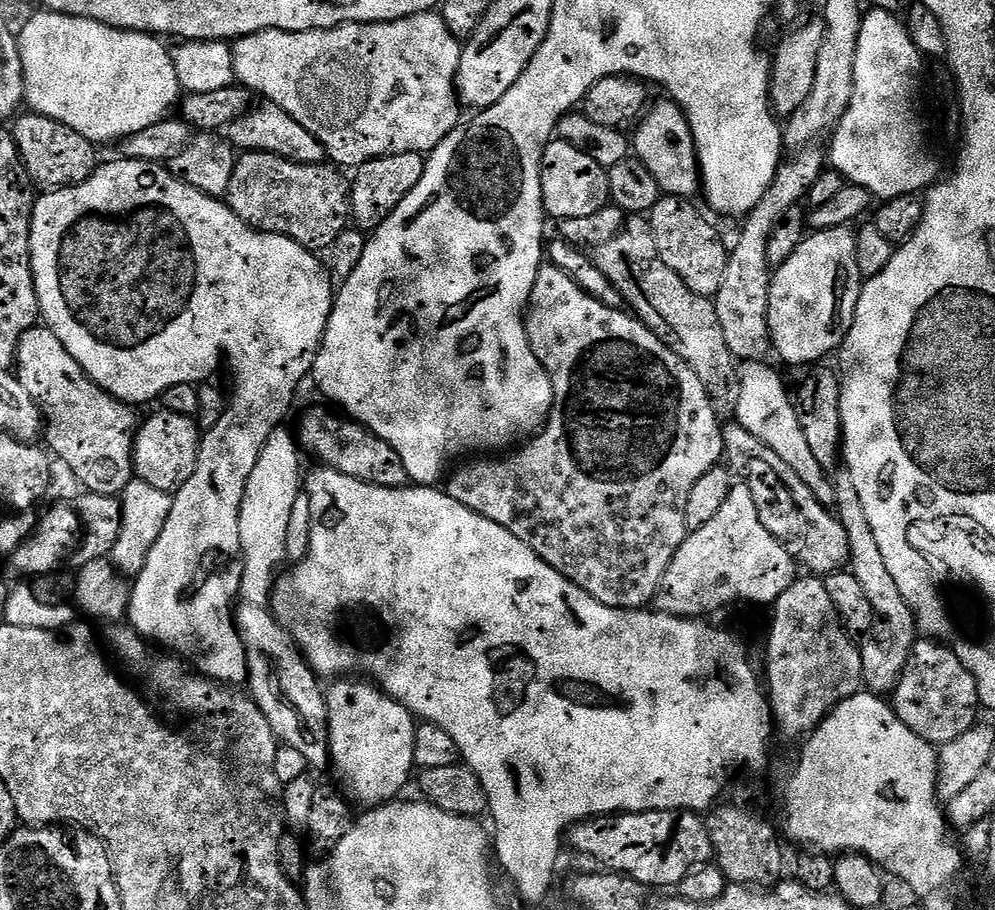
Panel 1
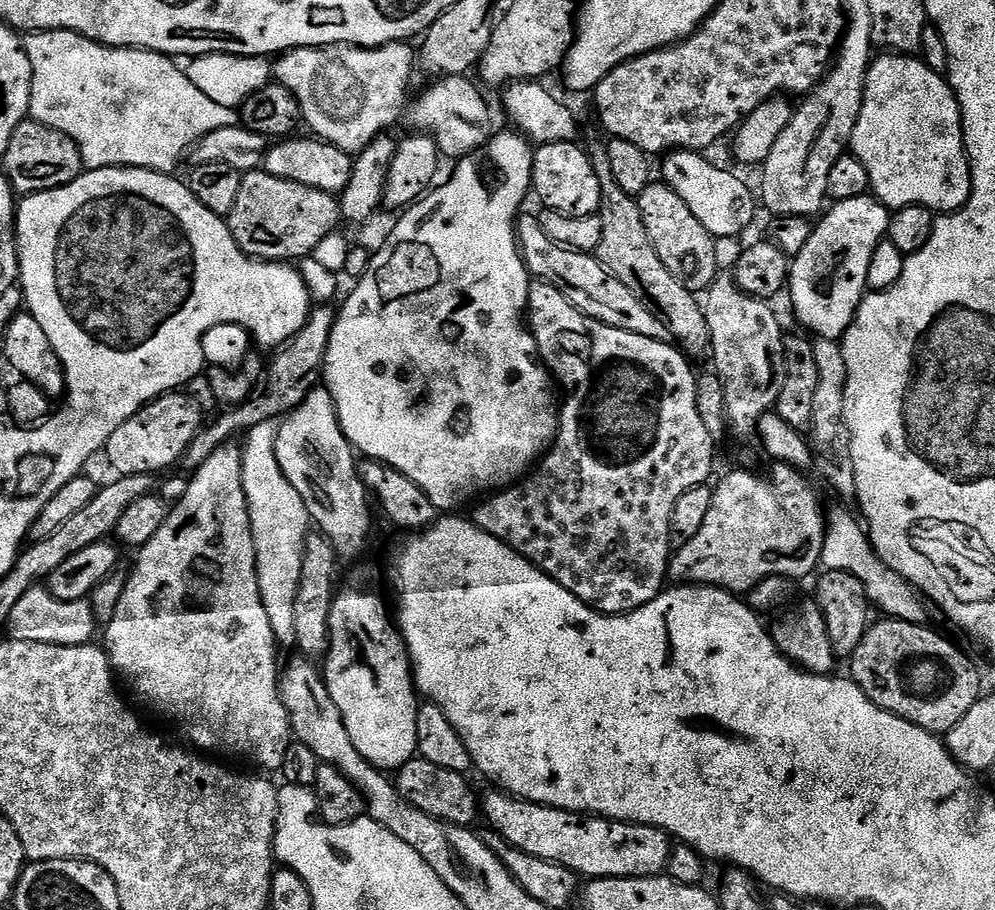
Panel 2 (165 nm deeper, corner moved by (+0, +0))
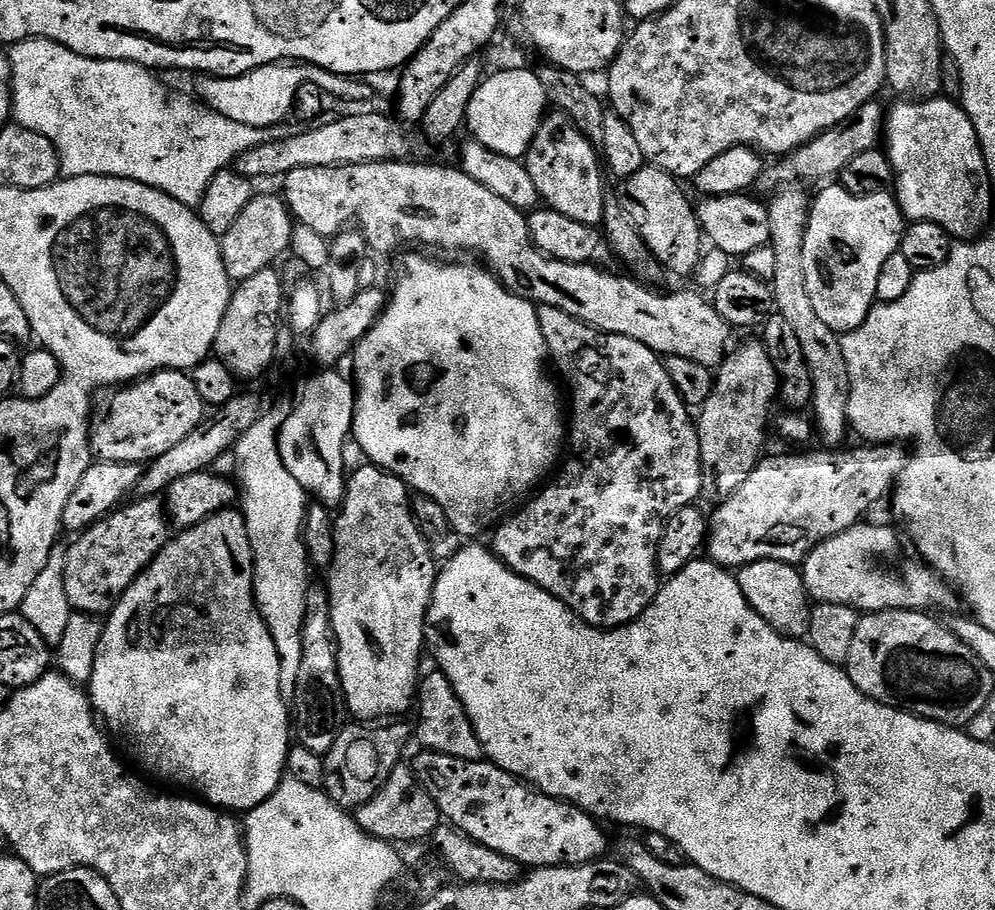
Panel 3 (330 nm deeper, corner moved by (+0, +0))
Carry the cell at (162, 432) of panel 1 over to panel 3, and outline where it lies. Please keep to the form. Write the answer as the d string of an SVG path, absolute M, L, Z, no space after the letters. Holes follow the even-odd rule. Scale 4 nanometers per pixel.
M161 370L127 386L112 400L100 429L94 432L94 452L100 460L147 465L166 450L174 450L194 429L205 423L206 405L184 370Z

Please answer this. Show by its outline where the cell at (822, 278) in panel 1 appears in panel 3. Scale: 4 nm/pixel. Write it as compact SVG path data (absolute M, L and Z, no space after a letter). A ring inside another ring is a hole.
M824 186L810 204L808 213L808 229L806 230L806 238L804 239L804 265L806 266L806 290L810 290L810 302L814 302L814 310L818 313L818 318L822 318L822 322L826 322L826 326L830 326L830 330L834 330L838 334L852 332L858 326L862 326L862 322L868 317L868 311L877 303L876 291L878 290L878 274L882 274L882 265L886 263L886 258L890 258L894 253L900 251L900 243L904 237L904 229L906 227L906 217L900 210L899 203L895 195L883 192L882 194L870 194L869 196L855 196L850 194L842 187Z

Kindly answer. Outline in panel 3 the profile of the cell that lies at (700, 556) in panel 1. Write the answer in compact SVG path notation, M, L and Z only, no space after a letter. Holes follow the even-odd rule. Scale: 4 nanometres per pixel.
M889 442L887 444L873 443L871 446L860 446L864 448L852 448L849 452L845 450L823 450L817 456L772 456L761 459L756 465L756 469L750 474L750 478L746 478L746 482L742 482L742 486L738 486L738 490L734 490L734 494L730 494L730 498L719 501L715 505L716 513L711 513L710 527L708 530L708 538L706 541L706 552L713 564L720 565L721 568L729 570L739 570L745 568L748 564L754 562L762 562L763 560L780 560L784 564L799 565L808 555L814 551L822 542L826 542L830 538L834 538L838 534L842 534L846 530L853 528L855 524L861 523L865 519L864 516L884 495L893 491L894 485L899 481L900 476L904 473L910 456L904 453L899 443Z

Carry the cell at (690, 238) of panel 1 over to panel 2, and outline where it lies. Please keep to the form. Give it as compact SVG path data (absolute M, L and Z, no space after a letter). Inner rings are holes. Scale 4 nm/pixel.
M663 182L649 184L646 190L642 190L638 203L646 234L658 258L662 258L666 270L670 270L670 274L674 274L674 278L678 278L678 282L682 282L686 290L694 294L707 293L716 280L718 269L717 241L706 230L706 226L702 226L702 222L698 222L694 214L690 214L690 206L686 206L686 202L682 202L682 198L678 198L678 194L674 194L674 190Z

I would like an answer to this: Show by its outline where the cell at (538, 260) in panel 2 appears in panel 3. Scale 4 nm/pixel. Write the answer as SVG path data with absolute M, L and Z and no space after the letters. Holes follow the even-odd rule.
M385 162L382 164L341 164L338 168L299 168L298 170L290 170L282 177L284 184L284 192L282 191L282 199L288 205L289 212L303 227L314 230L314 234L325 238L335 238L349 227L348 224L355 216L360 216L359 227L362 229L365 236L368 238L368 243L373 249L376 248L380 252L396 252L399 248L404 248L407 244L425 244L428 248L441 248L444 252L480 252L479 259L483 261L489 272L500 281L504 287L509 288L516 296L521 296L524 300L529 300L531 304L537 306L554 306L558 310L562 310L566 314L570 314L574 318L578 318L584 324L588 324L591 328L597 328L600 332L609 332L612 336L625 336L626 338L634 338L634 342L642 342L642 346L646 346L650 350L654 350L661 357L677 356L678 358L690 358L690 362L698 362L702 366L716 370L719 369L720 363L724 361L725 356L730 351L730 343L728 344L728 335L730 329L728 323L717 314L716 309L712 307L707 299L704 300L699 296L701 293L696 292L672 292L669 296L663 296L662 293L656 292L655 287L649 286L631 275L623 274L624 276L611 276L608 272L603 272L602 269L596 268L595 263L590 264L571 264L570 262L562 262L561 260L550 260L544 256L537 248L532 245L530 238L530 230L528 229L528 217L523 211L515 208L506 202L505 198L498 197L492 190L488 190L481 182L476 182L459 167L443 168L440 164L412 164L413 162Z

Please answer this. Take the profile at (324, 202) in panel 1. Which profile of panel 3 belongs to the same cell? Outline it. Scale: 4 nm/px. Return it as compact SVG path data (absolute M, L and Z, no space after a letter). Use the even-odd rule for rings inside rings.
M253 195L250 206L238 214L238 222L220 240L220 253L224 259L229 281L239 282L254 278L262 270L273 267L283 252L287 253L292 246L294 235L294 217L279 195Z

